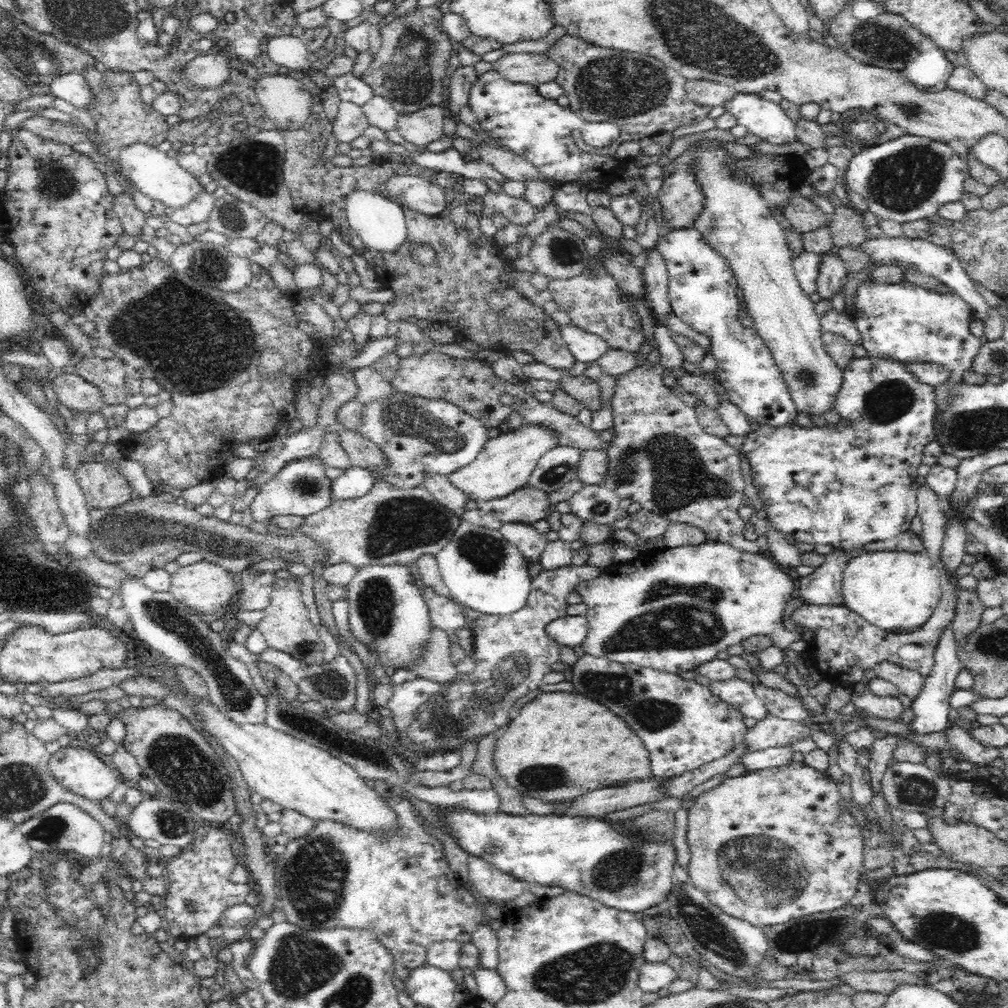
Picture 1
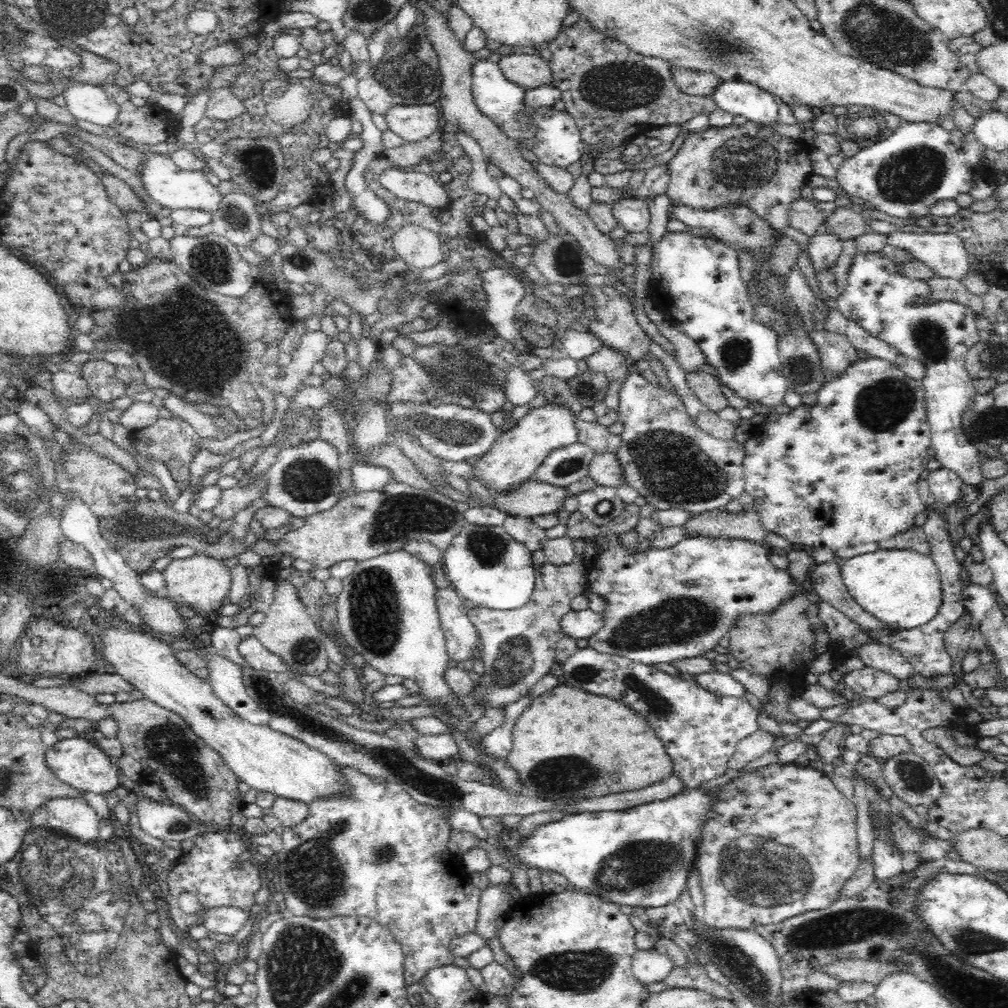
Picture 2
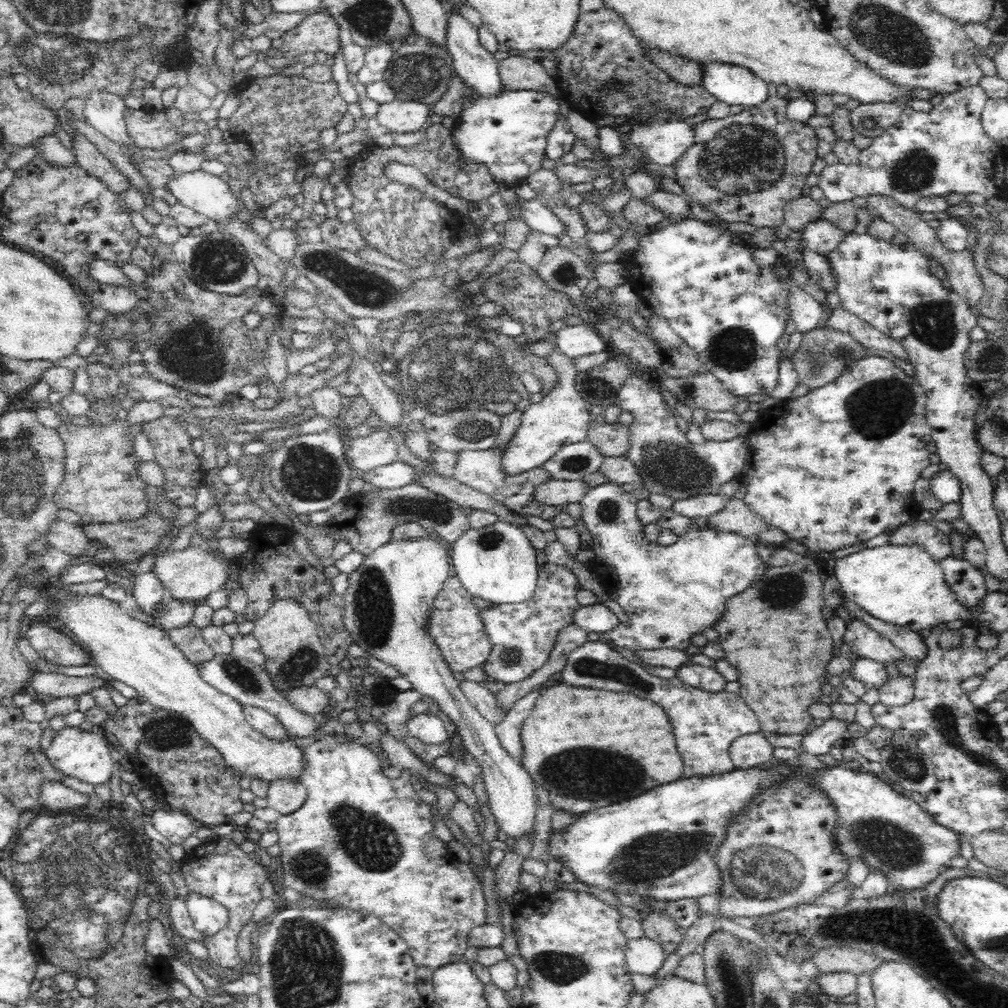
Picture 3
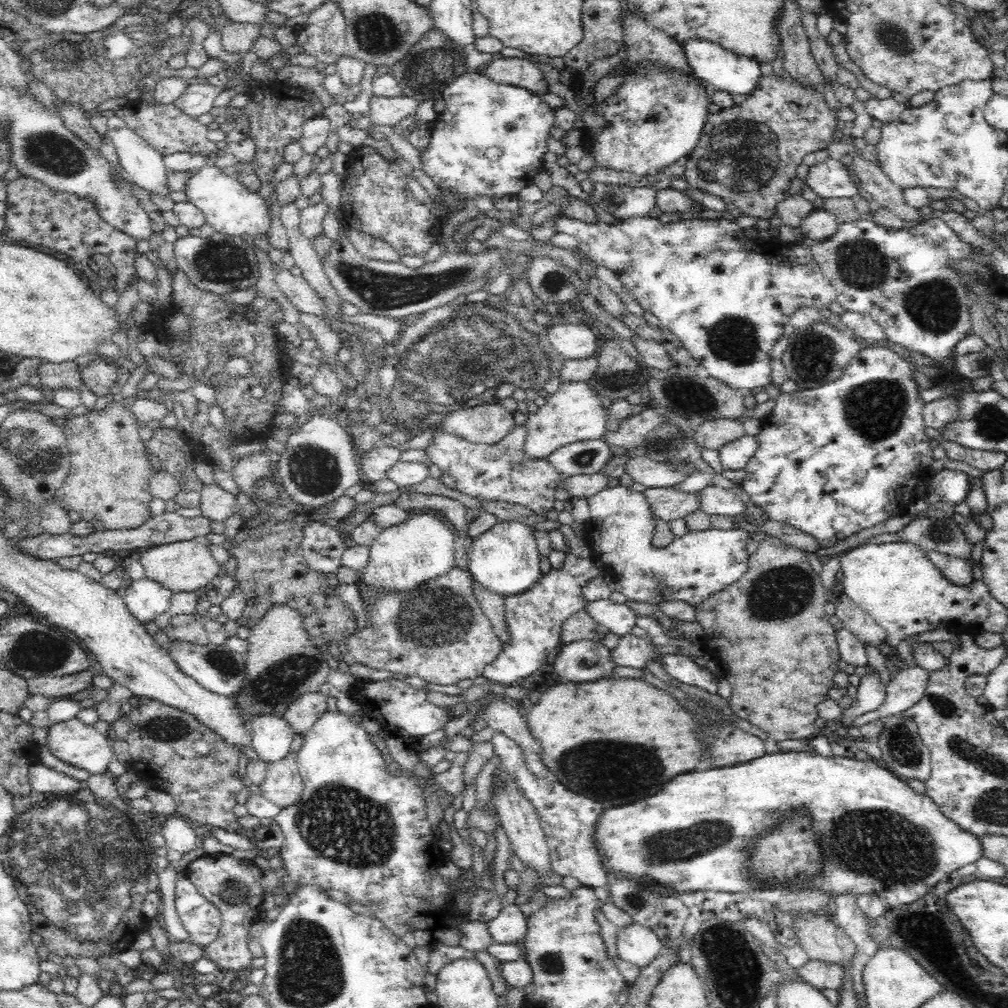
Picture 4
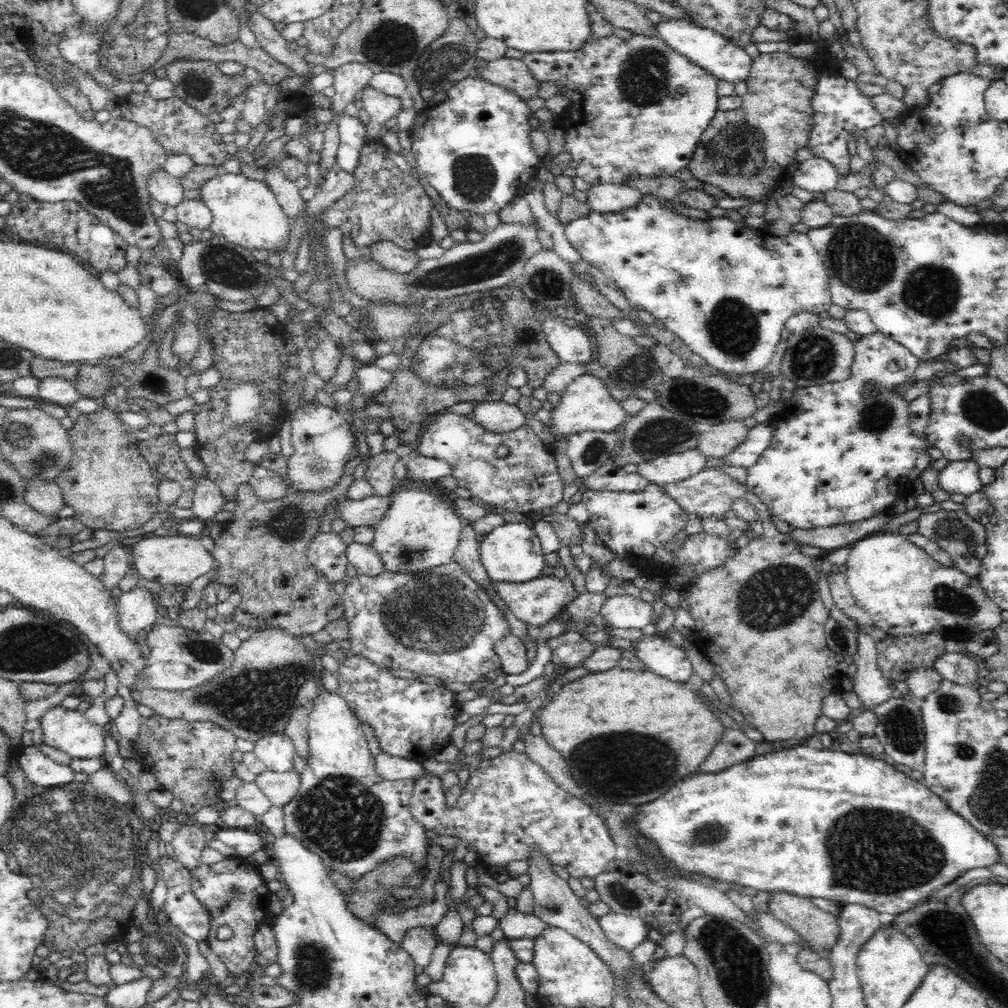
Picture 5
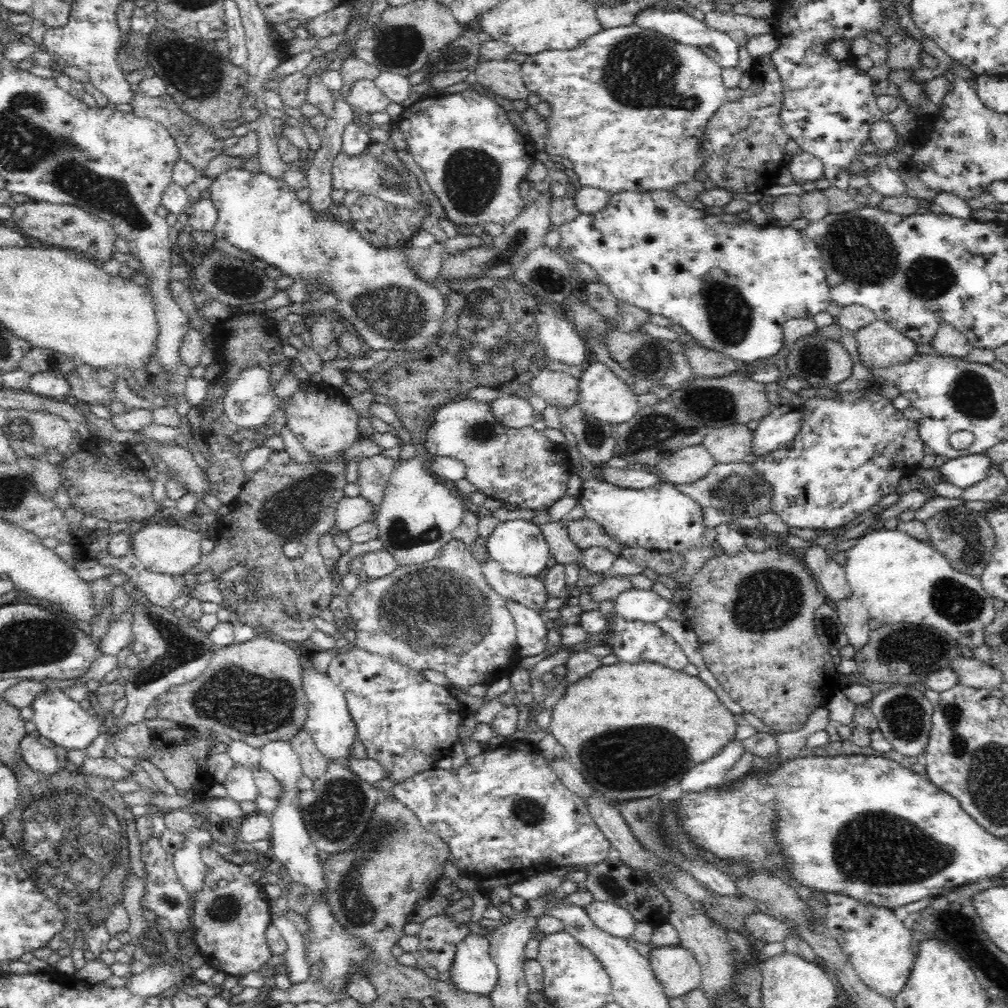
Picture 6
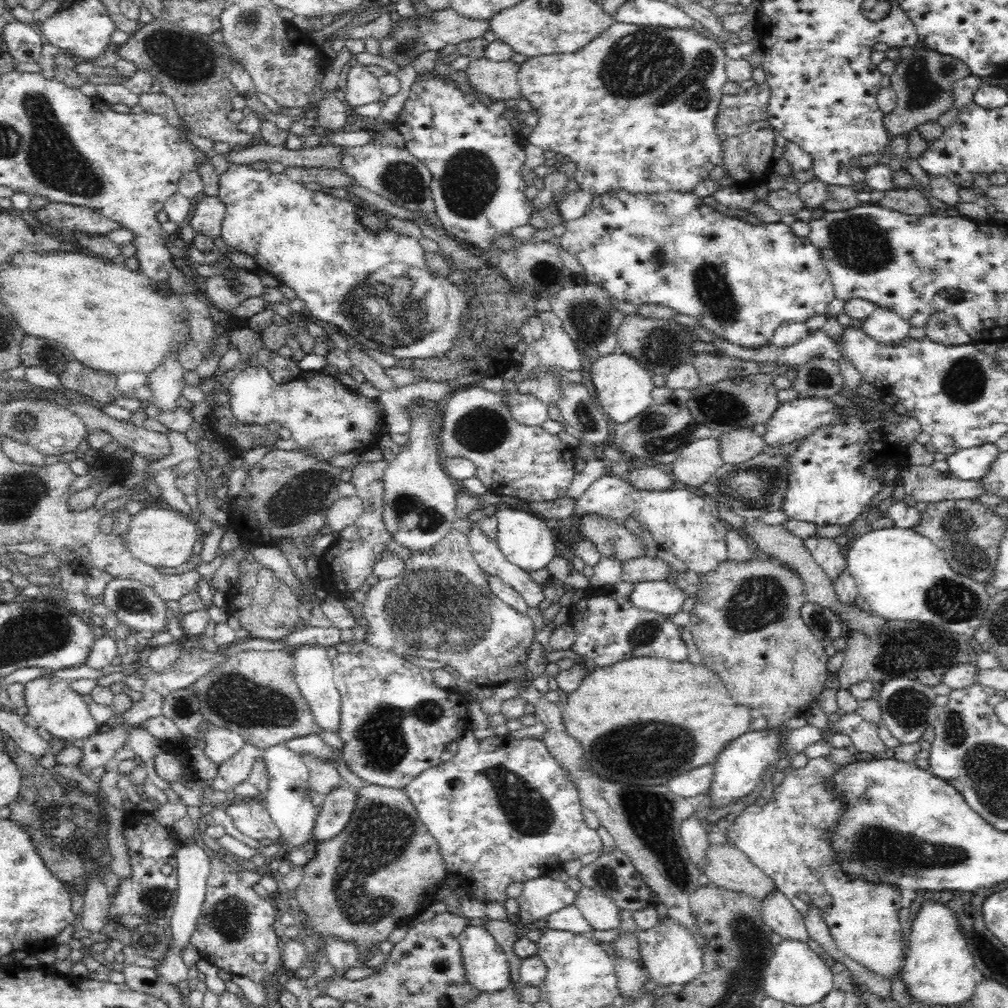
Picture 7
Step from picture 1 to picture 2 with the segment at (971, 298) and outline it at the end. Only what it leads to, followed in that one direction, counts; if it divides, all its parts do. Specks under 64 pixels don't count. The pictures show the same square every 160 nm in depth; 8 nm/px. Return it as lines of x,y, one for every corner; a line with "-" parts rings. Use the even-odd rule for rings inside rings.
892,230
887,244
908,250
938,277
962,280
971,269
970,259
962,238
956,234
913,234

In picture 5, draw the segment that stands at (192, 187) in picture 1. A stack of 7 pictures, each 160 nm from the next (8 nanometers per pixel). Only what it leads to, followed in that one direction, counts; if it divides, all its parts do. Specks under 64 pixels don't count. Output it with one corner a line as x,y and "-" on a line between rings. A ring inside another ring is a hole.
222,172
200,188
201,199
212,212
211,232
230,243
250,250
276,251
278,255
290,240
291,219
281,210
276,196
266,183
250,180
242,174

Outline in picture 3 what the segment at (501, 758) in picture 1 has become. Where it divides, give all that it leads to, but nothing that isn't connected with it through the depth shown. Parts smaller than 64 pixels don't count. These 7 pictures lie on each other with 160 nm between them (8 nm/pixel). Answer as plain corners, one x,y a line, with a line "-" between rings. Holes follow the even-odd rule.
561,681
550,682
523,723
520,735
524,749
522,766
533,778
533,783
542,785
551,794
614,804
681,779
684,761
674,736
666,712
656,702
638,698
630,692
620,694
576,688

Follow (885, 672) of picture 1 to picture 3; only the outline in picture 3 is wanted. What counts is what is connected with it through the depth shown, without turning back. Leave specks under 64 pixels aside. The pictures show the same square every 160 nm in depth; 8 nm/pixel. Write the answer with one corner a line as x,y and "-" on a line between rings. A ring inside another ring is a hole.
851,617
846,624
843,638
850,645
852,653
860,658
870,658
880,664
906,660
904,654
886,635
878,633
872,627
856,617

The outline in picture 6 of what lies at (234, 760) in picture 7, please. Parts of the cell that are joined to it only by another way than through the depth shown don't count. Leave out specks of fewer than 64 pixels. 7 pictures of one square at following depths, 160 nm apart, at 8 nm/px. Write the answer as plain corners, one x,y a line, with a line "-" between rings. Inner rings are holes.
234,763
226,780
222,782
222,787
226,789
228,797
238,804
240,802
256,802
259,795
253,771
240,763

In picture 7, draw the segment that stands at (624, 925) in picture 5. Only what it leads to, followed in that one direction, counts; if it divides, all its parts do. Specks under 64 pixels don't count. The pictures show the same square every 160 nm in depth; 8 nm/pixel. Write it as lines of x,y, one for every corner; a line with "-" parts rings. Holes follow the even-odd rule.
582,885
573,902
594,930
620,929
620,908
604,894

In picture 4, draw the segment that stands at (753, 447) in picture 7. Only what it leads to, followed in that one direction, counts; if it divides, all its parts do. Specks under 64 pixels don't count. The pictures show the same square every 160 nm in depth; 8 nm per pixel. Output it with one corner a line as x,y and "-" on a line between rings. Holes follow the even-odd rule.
714,418
705,420
695,429
693,438
700,450
720,451
724,444
746,435
738,419

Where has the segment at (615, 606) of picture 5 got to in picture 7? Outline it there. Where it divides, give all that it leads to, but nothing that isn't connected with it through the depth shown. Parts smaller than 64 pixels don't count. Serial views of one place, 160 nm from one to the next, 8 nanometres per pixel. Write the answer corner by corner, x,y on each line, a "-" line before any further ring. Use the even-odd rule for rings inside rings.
664,579
636,583
629,597
640,610
672,616
682,610
686,593
676,583

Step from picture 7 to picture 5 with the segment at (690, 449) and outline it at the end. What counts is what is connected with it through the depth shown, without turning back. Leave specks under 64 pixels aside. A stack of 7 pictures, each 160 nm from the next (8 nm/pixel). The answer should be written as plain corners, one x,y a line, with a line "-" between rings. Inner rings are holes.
696,449
668,454
655,460
640,462
637,471
649,483
669,485
704,470
708,458

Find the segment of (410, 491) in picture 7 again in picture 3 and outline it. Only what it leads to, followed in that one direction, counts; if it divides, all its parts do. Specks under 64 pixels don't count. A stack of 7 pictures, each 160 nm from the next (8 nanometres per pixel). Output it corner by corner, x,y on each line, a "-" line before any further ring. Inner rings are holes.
426,535
417,539
392,539
384,543
368,556
364,557
362,564
348,574
348,590
344,594
344,626
354,644
358,644
366,654
390,665
406,677
412,683
412,690
422,696
434,699
440,710
448,715
447,719
454,722
457,727
458,736
461,737
465,749
480,763
482,767
481,778
486,785
488,795
488,806
494,815
499,829
505,832
510,838
526,836
534,824
536,824
537,798
533,778
528,771
516,762
502,748
498,735
495,732
495,725
484,719
472,703
466,699
459,682
455,680
450,667
444,663
440,649
434,644
433,638
428,636
427,622
429,621
429,610
434,597
440,592
444,581
450,576
450,554
449,546
443,543
436,536

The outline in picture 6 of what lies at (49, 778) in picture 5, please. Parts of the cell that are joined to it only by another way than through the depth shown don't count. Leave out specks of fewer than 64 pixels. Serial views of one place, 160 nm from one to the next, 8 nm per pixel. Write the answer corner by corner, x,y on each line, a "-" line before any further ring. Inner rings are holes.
24,735
20,741
20,752
26,764
38,773
53,775
63,770
58,764
54,751
34,738
34,735

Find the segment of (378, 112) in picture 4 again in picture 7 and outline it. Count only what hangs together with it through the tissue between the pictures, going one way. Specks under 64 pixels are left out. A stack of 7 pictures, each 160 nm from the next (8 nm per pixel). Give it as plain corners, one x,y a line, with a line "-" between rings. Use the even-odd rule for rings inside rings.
352,62
345,91
345,102
351,111
357,106
366,106
379,100
382,91
378,86
378,80
379,78
370,73
366,66

